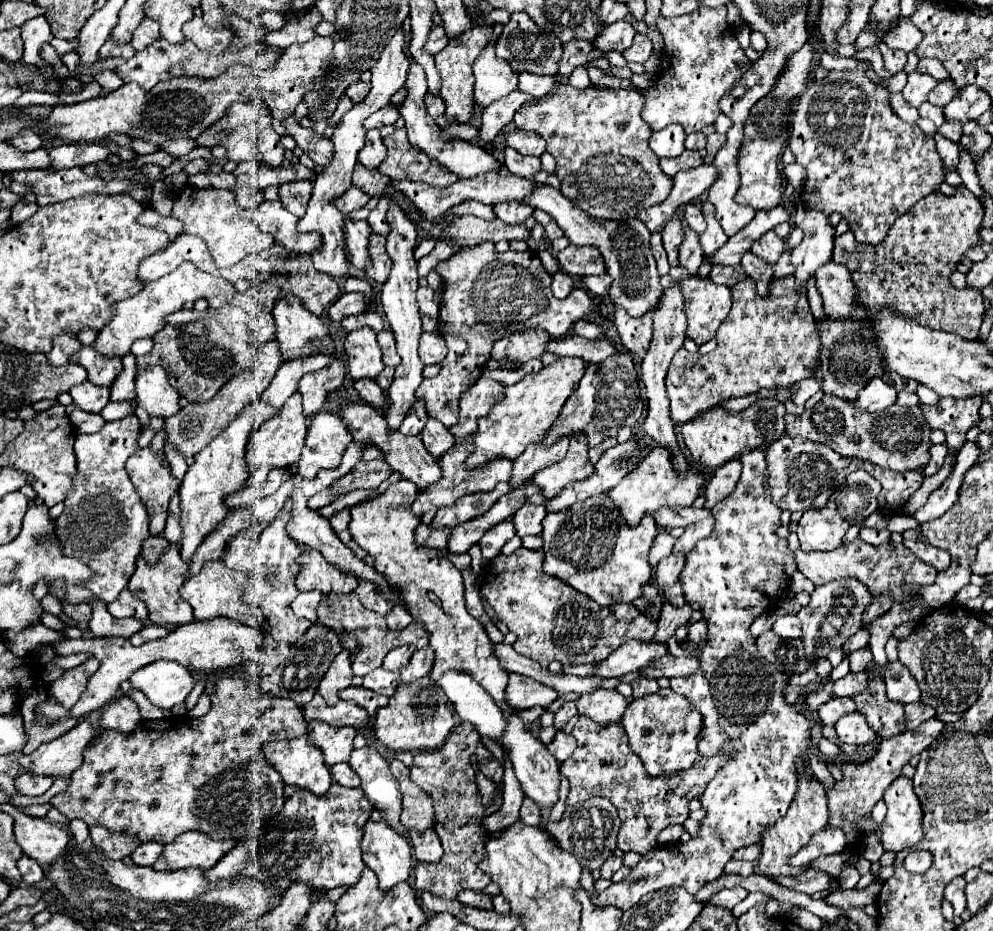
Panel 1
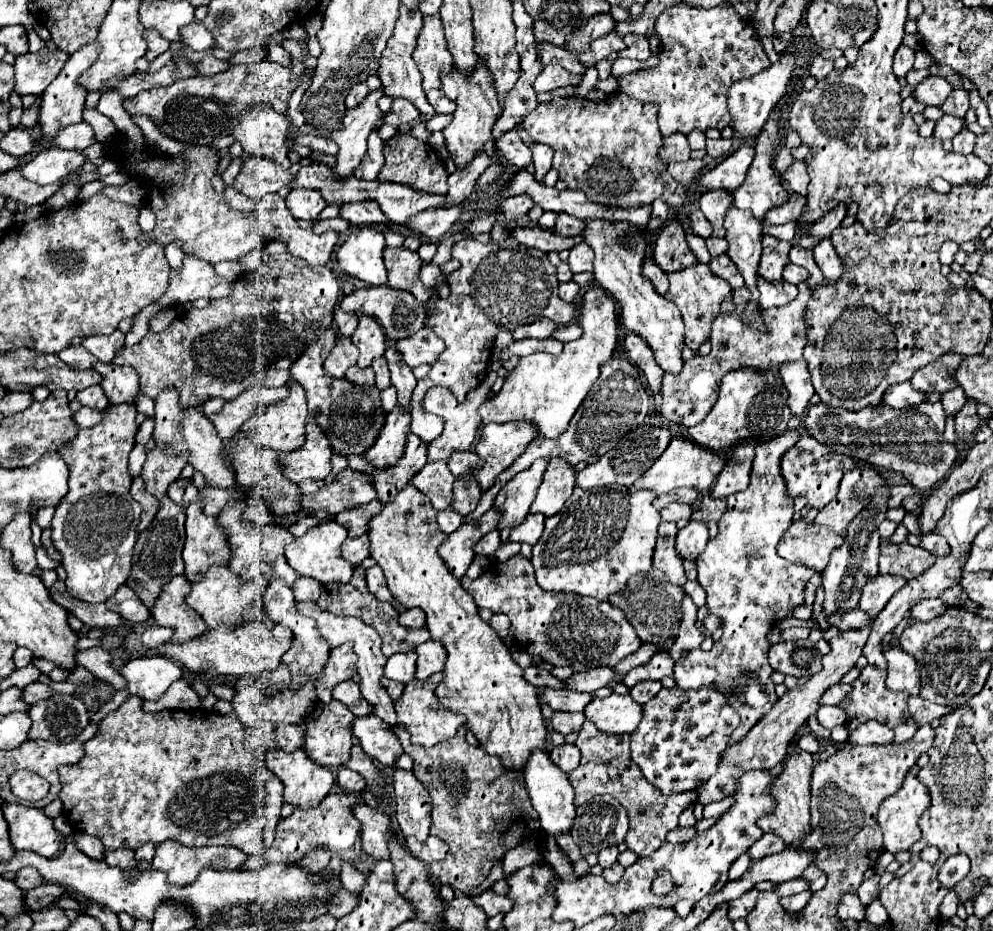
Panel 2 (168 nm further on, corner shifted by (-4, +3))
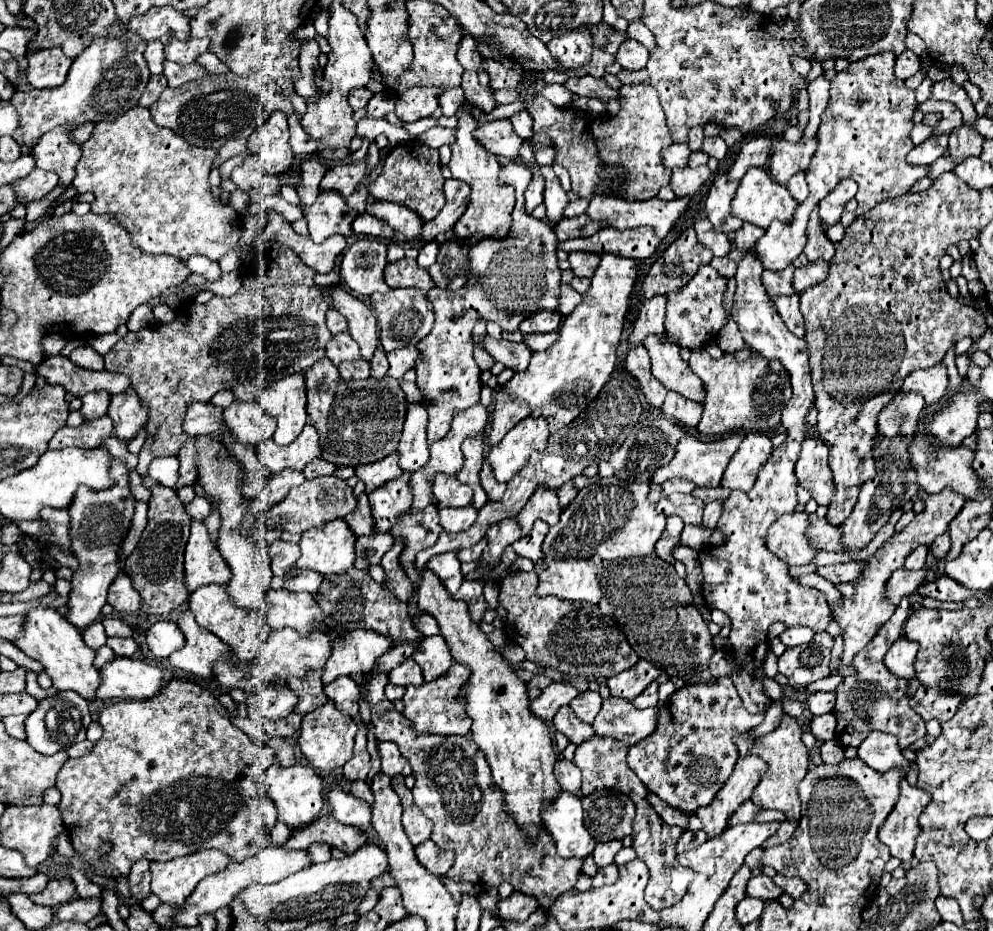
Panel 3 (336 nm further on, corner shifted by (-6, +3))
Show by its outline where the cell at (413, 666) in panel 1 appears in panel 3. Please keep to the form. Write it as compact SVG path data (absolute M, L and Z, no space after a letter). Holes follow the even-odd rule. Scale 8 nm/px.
M442 635L424 637L418 651L414 653L414 659L422 667L426 681L434 681L434 679L442 677L452 665L452 655L450 655L450 649L446 647L446 641L442 639Z

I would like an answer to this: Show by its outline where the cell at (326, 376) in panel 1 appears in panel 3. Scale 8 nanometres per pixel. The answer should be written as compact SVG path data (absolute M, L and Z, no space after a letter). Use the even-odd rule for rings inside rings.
M338 333L330 339L326 345L326 357L338 365L342 361L358 361L360 359L360 347L358 343L350 337L350 333Z

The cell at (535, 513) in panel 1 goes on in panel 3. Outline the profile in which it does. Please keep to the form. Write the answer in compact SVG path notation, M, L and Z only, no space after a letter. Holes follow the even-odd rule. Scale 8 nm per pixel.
M536 521L534 527L532 527L532 531L530 531L526 537L522 537L520 541L516 541L516 543L512 545L514 551L516 551L518 555L526 557L526 559L532 559L534 563L536 563L538 559L544 559L542 541L544 541L544 537L546 537L546 531L548 531L548 525L546 525L544 521Z

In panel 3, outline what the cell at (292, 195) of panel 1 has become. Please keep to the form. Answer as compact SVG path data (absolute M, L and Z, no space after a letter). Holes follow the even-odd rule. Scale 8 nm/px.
M324 191L318 195L312 207L304 207L310 239L314 243L324 243L330 235L352 237L352 221L358 215L360 211L348 207L336 191Z

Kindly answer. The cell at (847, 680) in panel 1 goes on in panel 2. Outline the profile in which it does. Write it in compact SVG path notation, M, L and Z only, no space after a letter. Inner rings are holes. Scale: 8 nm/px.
M838 683L836 687L830 687L822 699L820 699L820 705L838 705L844 701L844 697L852 691L852 685L850 683Z

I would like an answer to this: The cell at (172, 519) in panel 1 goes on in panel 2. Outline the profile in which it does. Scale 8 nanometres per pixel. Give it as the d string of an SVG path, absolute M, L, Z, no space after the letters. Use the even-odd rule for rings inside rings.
M176 479L170 487L168 487L168 497L176 503L176 505L184 505L184 487L186 487L186 479Z

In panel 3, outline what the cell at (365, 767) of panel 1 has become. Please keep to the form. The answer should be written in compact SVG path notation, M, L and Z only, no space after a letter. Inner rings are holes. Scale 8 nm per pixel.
M358 723L358 733L356 733L356 745L354 745L354 757L344 765L344 777L348 781L358 781L366 779L370 771L370 755L366 751L366 725Z

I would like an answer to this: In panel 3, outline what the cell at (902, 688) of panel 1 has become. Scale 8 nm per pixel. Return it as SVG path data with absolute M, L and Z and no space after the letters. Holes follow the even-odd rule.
M900 635L896 639L896 643L890 645L884 663L892 675L898 675L902 679L912 679L914 677L916 651L918 651L918 643L908 641L906 635Z

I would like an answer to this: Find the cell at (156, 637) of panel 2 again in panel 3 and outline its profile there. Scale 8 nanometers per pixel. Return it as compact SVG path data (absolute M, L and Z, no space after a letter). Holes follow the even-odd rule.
M158 621L146 631L146 643L154 657L166 659L170 653L182 649L186 639L174 621Z

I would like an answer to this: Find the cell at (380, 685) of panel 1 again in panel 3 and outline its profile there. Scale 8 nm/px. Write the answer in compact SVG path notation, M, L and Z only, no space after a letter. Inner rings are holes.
M388 683L386 685L386 697L394 703L394 707L402 713L404 711L404 703L402 703L402 695L404 695L404 687L398 687L398 685L392 685L392 683Z

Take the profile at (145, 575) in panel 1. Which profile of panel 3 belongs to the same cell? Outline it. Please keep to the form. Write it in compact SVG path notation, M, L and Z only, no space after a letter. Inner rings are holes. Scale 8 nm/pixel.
M182 611L178 627L186 635L186 645L184 645L184 649L172 653L168 657L168 661L178 669L190 671L204 679L212 679L214 663L218 659L228 659L232 655L232 649L226 647L226 643L222 643L210 631L198 627L198 623L194 621L194 615L190 611Z

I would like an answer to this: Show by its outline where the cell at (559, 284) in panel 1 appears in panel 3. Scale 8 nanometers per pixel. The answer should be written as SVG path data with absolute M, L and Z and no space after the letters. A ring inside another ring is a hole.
M562 285L562 293L560 293L560 305L558 305L558 311L560 315L570 315L574 311L574 307L582 301L582 295L576 293L570 285Z

